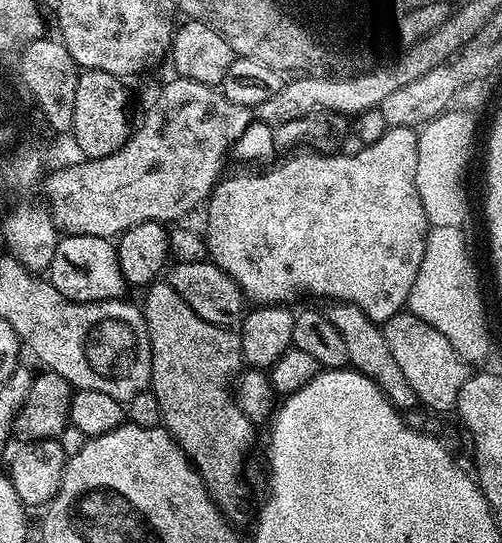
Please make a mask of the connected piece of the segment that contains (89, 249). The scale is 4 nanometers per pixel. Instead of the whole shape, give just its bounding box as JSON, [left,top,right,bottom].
[46,235,126,302]

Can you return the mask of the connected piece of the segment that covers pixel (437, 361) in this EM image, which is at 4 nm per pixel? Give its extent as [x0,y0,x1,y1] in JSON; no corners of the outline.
[383,314,470,412]

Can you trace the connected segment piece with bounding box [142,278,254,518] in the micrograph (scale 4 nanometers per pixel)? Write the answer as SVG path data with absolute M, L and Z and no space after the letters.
M157 279L147 285L143 292L142 311L152 351L150 391L158 398L158 406L162 406L163 427L196 465L196 471L216 501L217 508L225 517L240 516L248 508L248 492L240 481L240 459L244 456L244 447L252 436L254 424L239 409L233 396L234 381L242 371L239 335L231 327L211 324L198 318L198 314L194 314L194 310L190 310L190 306L178 298L178 290L170 287L167 279Z

